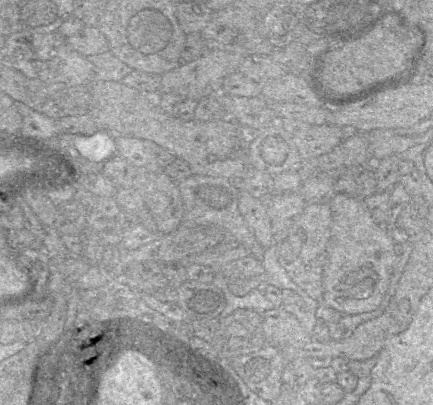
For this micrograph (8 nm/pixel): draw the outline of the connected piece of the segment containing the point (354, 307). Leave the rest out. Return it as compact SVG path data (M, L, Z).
M334 193L329 202L332 226L323 271L321 302L342 315L361 314L379 307L387 291L395 259L395 244L388 230L377 223L356 195Z

